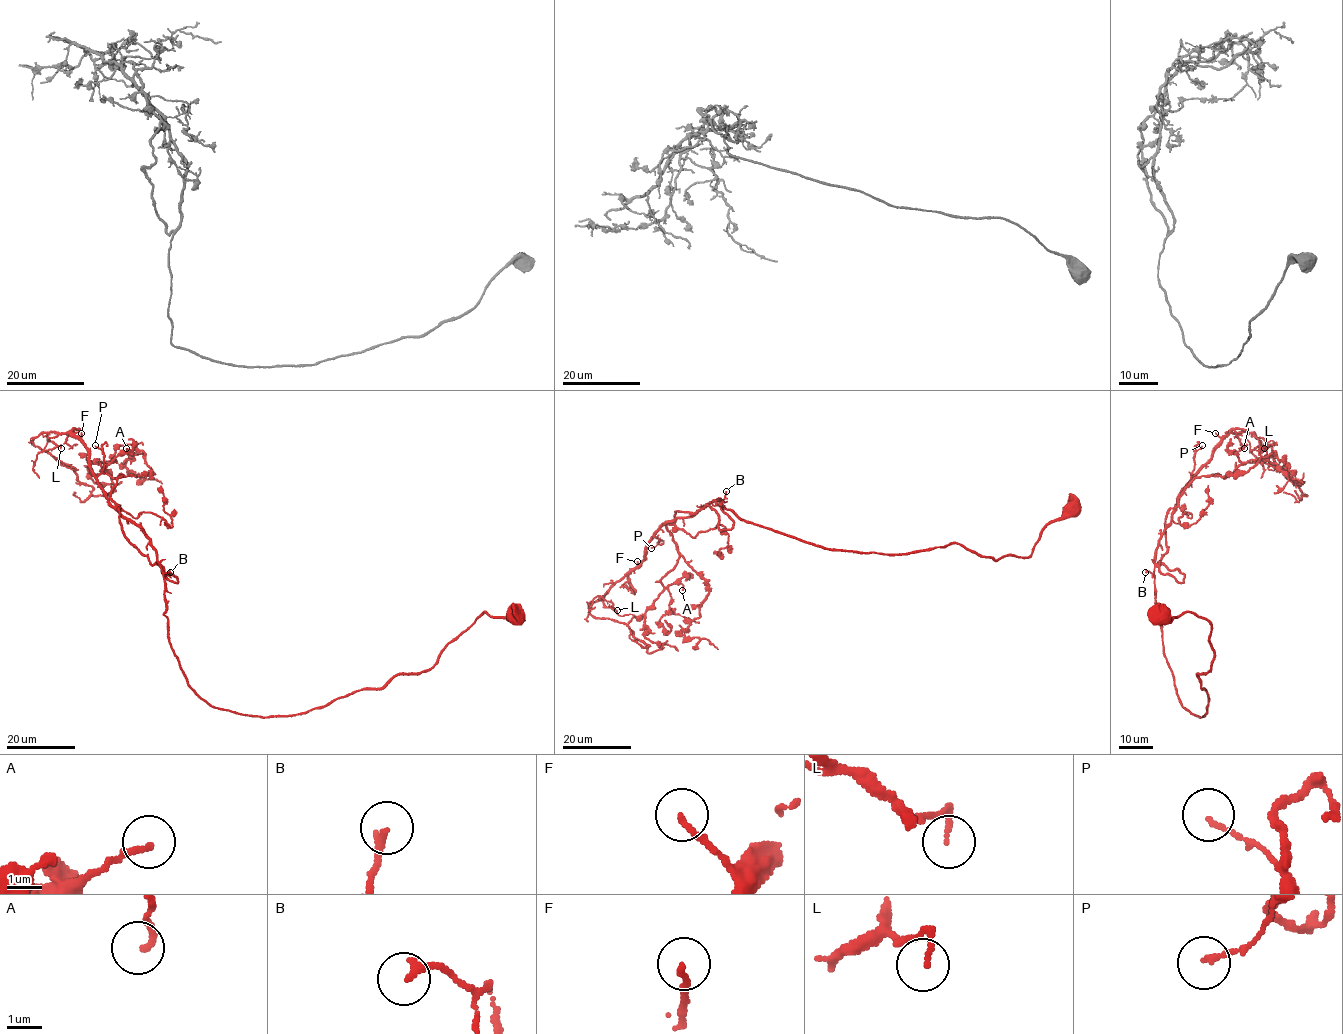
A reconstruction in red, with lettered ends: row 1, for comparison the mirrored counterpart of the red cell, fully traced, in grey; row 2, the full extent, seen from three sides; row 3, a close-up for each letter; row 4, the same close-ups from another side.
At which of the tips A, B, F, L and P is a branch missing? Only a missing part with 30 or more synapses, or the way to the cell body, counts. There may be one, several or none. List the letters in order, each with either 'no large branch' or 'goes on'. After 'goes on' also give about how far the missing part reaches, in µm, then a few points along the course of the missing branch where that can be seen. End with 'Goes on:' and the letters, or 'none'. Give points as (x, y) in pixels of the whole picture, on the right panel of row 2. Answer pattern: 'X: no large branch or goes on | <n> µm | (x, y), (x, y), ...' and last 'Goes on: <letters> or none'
A: no large branch
B: no large branch
F: no large branch
L: no large branch
P: no large branch
Goes on: none

